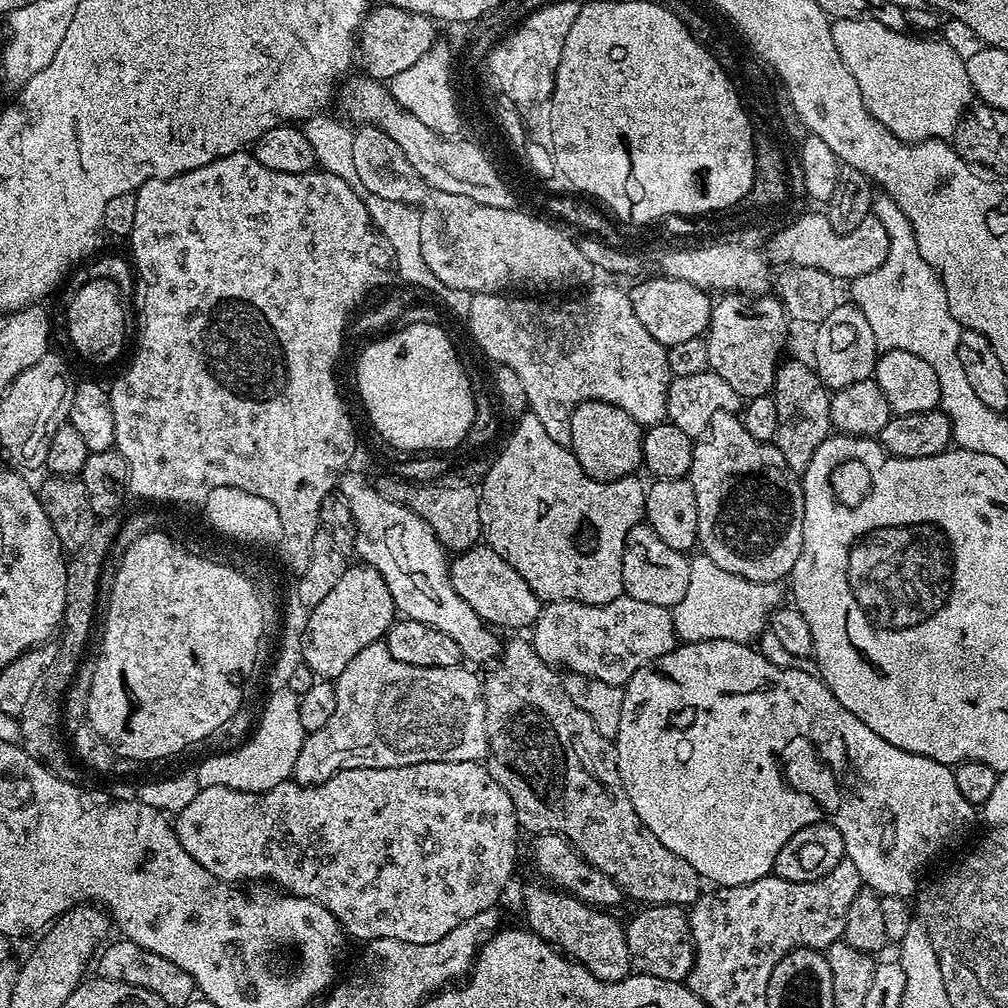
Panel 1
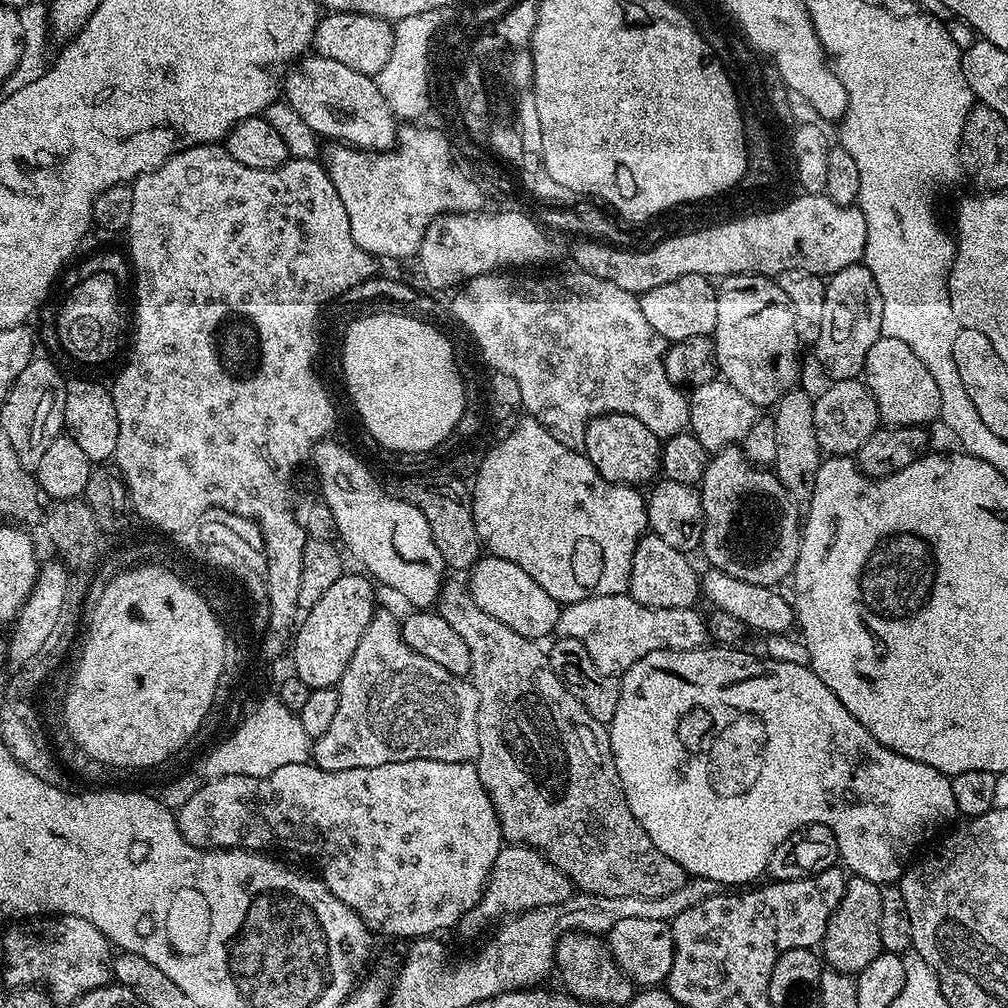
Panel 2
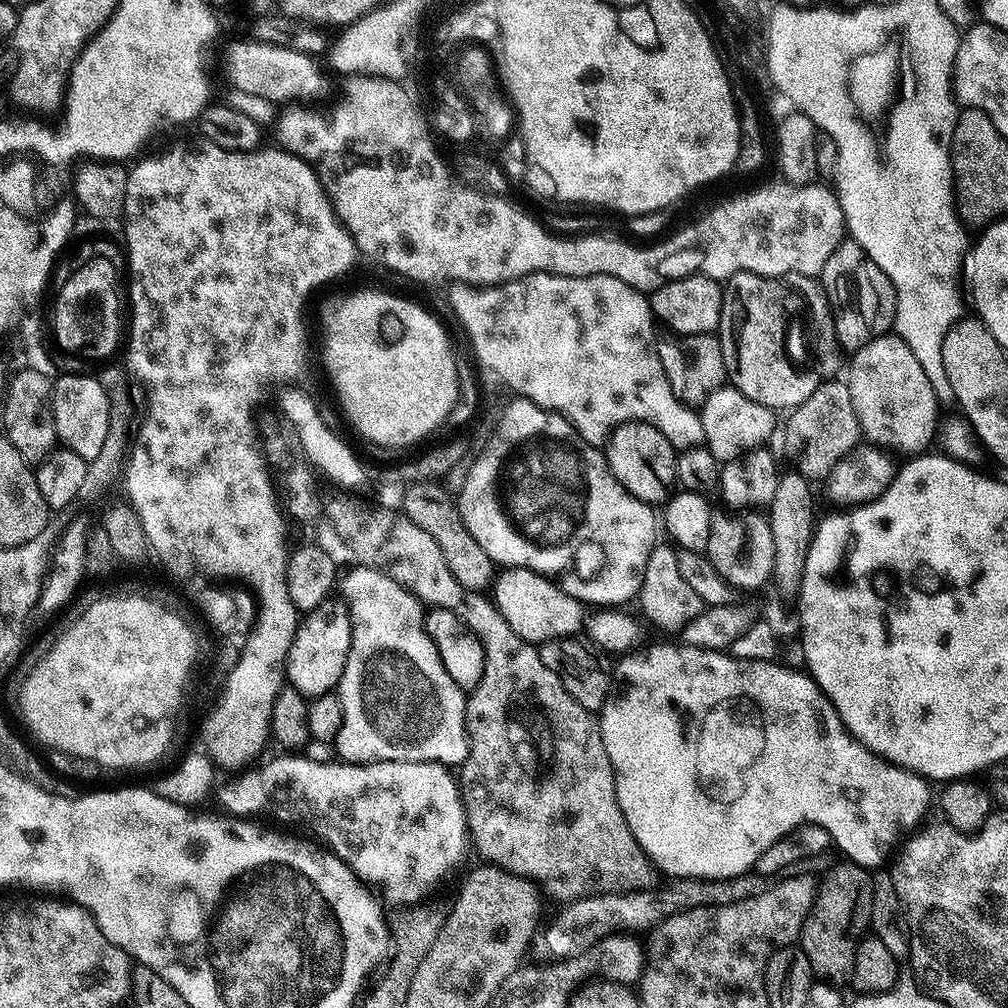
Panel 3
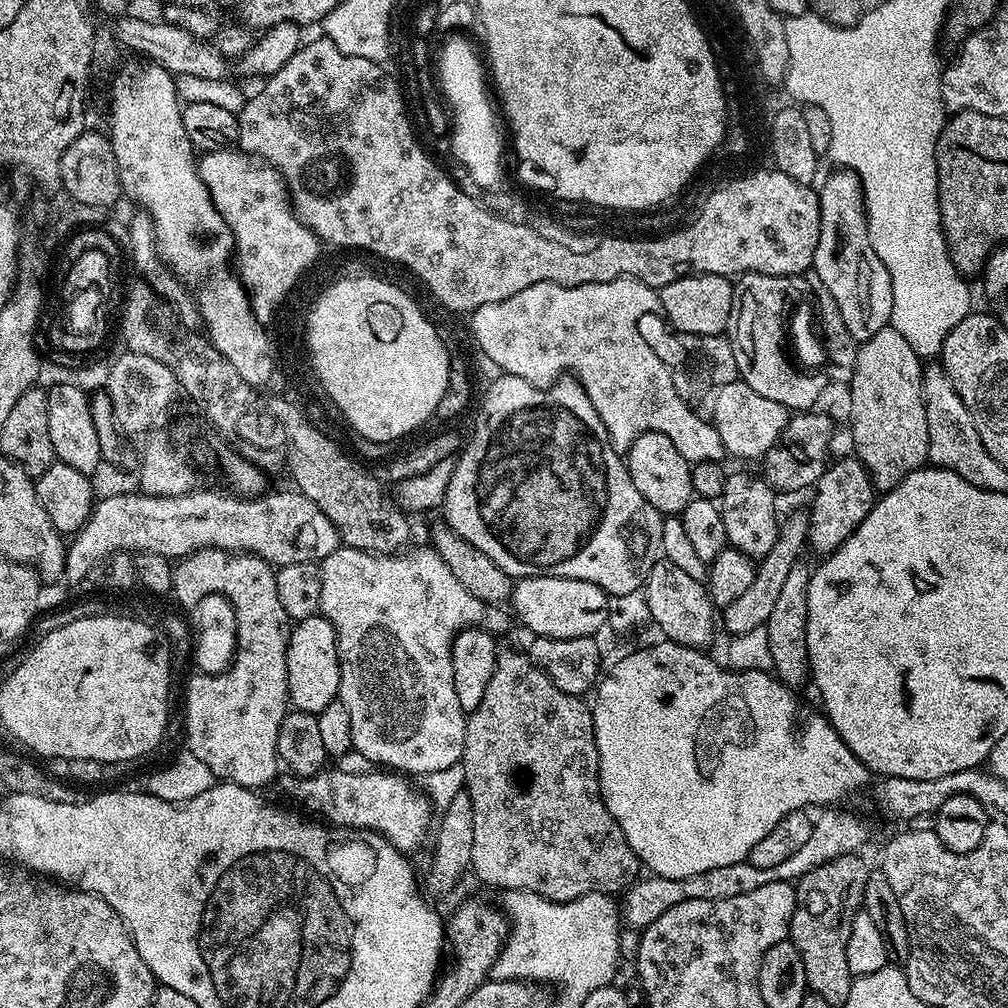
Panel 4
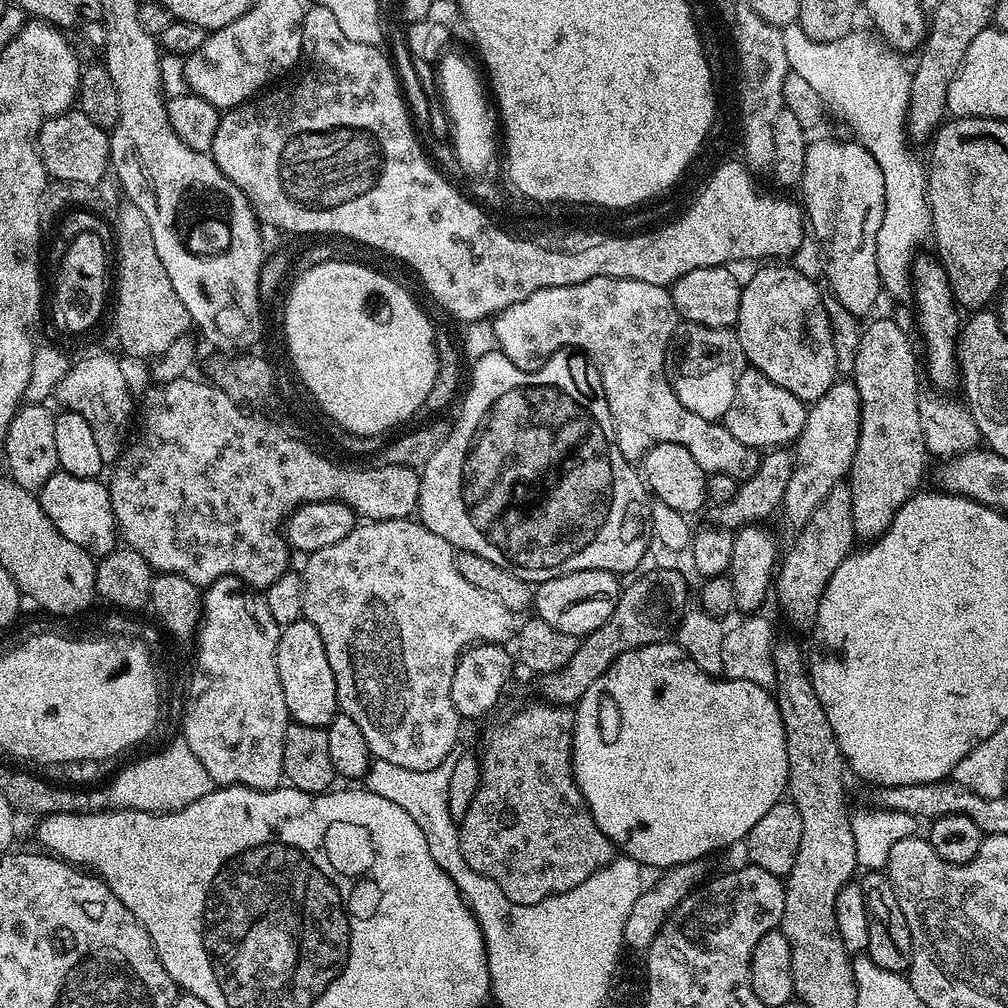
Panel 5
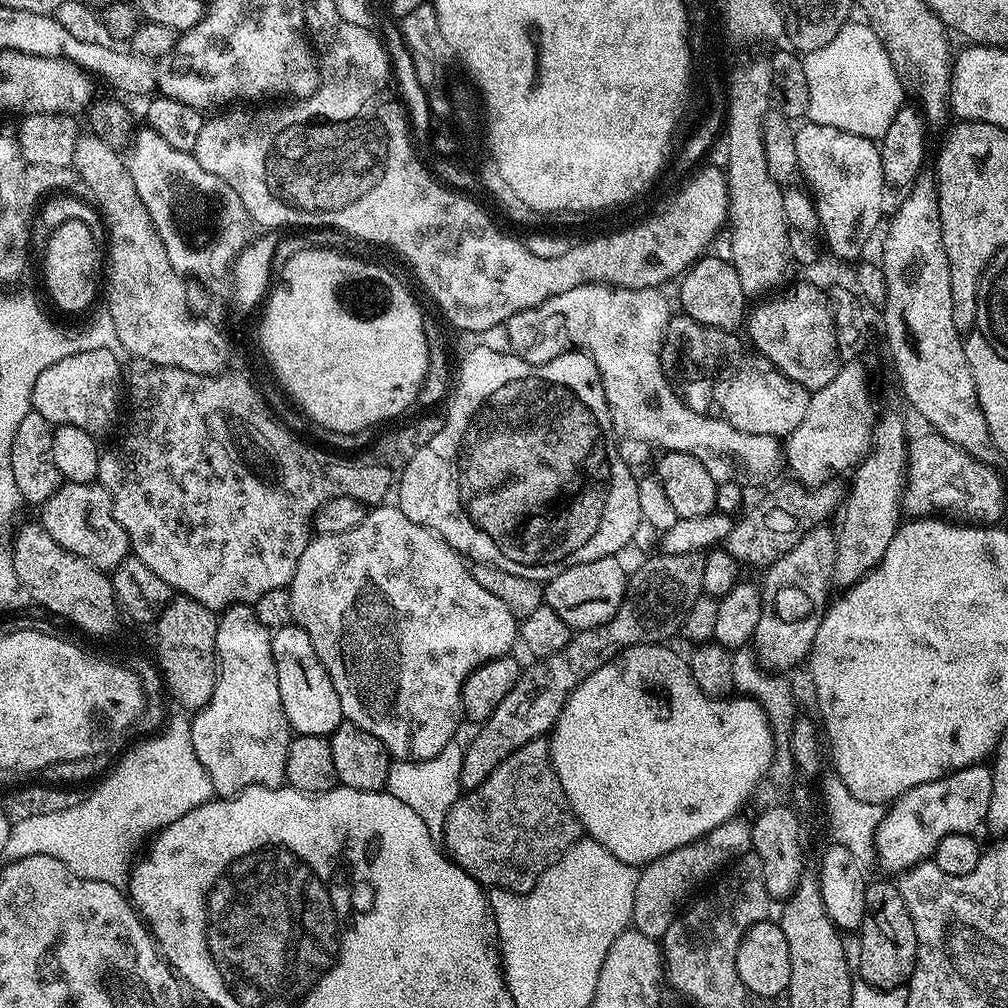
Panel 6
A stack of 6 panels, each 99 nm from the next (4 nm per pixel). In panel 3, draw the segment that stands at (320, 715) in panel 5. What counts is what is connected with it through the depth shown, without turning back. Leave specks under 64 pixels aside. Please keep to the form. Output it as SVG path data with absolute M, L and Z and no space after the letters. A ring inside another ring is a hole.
M343 599L323 600L314 610L303 613L297 623L294 642L286 665L286 680L305 698L324 696L339 685L342 670L346 670L346 658L350 654L352 641L352 619L348 617L348 606Z

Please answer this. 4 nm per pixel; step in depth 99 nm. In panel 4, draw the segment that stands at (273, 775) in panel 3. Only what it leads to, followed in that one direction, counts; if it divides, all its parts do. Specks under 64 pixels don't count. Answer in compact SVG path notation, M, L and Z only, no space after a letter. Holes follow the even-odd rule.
M325 770L313 776L284 774L278 785L292 800L301 804L301 809L309 808L317 817L336 824L365 824L377 833L391 838L405 853L412 851L424 840L428 832L429 799L423 794L414 794L408 789L403 777L384 770L367 772L341 772ZM376 771L376 772L375 772ZM284 776L284 777L283 777ZM304 807L304 808L303 808ZM320 815L320 816L319 816ZM328 819L328 820L327 820ZM336 823L336 824L335 824Z

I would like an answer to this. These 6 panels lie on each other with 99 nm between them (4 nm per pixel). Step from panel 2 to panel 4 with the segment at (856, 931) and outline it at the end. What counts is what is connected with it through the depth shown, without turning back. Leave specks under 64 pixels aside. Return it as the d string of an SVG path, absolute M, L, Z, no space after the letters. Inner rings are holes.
M860 854L838 856L801 876L795 885L797 908L792 915L790 939L798 954L802 954L802 966L806 970L809 989L815 995L826 998L830 1006L844 1005L854 979L850 974L850 966L846 966L846 942L850 938L850 926L854 922L854 914L861 911L870 871L869 865L864 865L862 857Z

